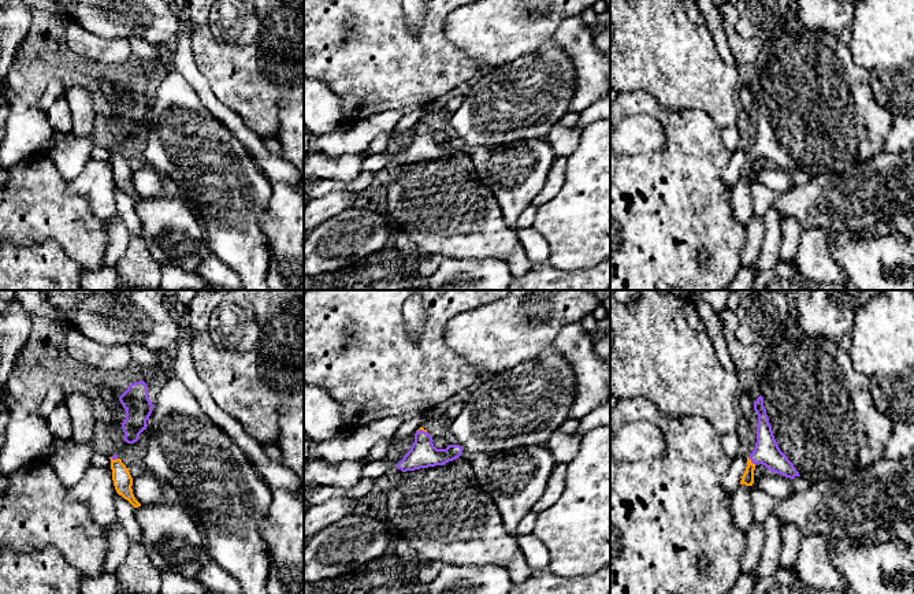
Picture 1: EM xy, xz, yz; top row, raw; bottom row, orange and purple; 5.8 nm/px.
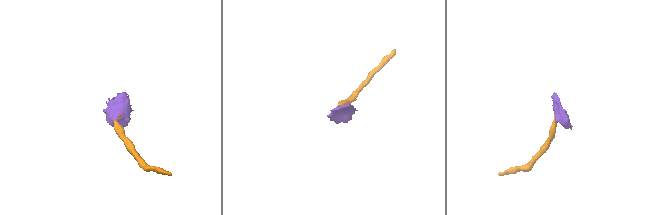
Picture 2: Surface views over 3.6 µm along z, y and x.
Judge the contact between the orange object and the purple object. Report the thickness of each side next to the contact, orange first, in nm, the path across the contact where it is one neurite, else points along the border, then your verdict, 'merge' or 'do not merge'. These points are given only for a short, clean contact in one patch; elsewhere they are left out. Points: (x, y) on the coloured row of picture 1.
calibres 70 and 160 nm; way yz (747, 478), (750, 461), (766, 452); merge

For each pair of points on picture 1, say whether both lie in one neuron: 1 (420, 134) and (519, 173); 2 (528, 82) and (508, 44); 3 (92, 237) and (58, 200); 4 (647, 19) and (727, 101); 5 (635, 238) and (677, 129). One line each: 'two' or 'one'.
1: two
2: two
3: one
4: one
5: one

